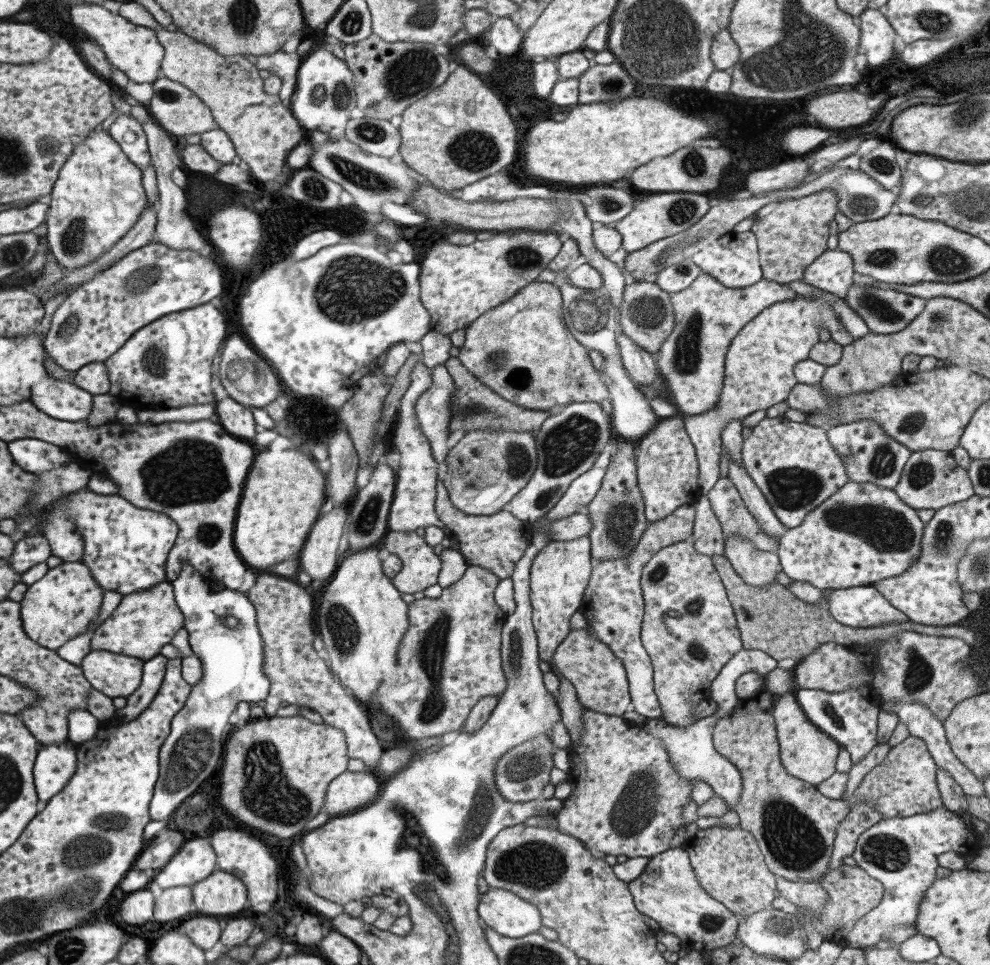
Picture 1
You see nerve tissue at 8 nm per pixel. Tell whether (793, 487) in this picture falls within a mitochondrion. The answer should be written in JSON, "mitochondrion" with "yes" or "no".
{"mitochondrion":"yes"}

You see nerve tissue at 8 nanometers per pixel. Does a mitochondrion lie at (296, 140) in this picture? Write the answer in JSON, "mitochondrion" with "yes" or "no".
{"mitochondrion":"no"}

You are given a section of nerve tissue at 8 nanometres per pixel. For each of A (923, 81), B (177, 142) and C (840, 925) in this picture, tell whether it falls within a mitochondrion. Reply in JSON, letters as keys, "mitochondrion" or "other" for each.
{"A":"other","B":"other","C":"other"}

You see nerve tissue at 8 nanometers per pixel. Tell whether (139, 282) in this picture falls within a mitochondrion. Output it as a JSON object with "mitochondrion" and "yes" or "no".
{"mitochondrion":"yes"}

